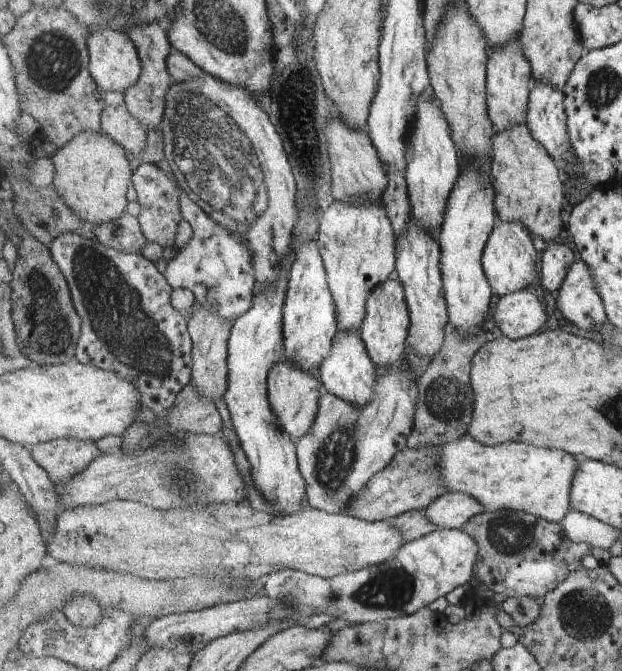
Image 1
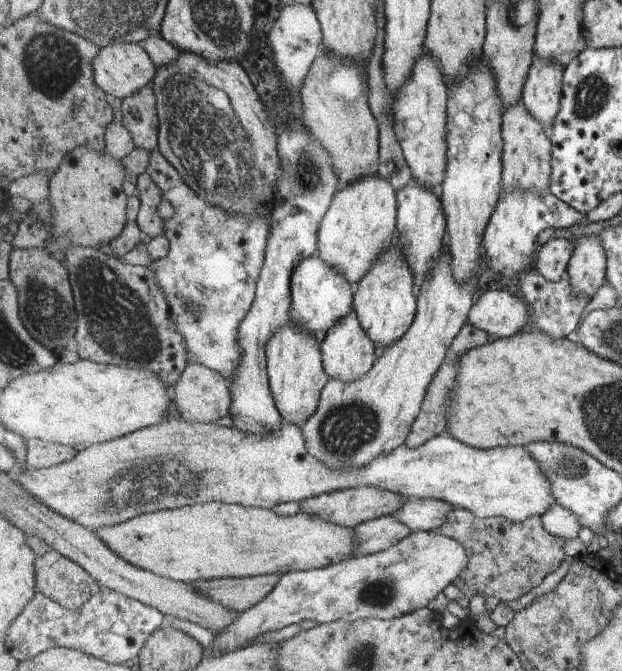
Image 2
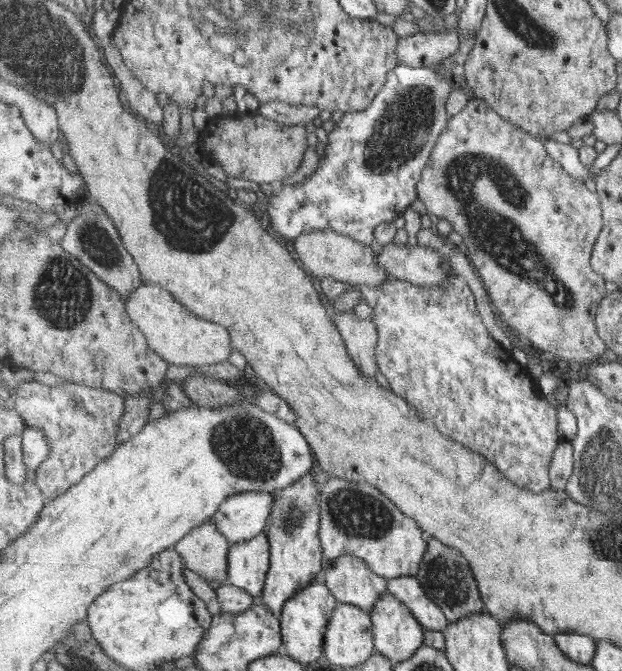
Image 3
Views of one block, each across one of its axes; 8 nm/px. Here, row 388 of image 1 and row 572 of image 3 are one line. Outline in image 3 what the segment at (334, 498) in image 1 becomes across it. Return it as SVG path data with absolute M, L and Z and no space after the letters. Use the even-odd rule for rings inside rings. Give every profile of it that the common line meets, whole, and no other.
M330 476L320 487L320 511L325 570L339 557L349 555L365 560L388 581L418 576L428 552L428 535L374 484Z

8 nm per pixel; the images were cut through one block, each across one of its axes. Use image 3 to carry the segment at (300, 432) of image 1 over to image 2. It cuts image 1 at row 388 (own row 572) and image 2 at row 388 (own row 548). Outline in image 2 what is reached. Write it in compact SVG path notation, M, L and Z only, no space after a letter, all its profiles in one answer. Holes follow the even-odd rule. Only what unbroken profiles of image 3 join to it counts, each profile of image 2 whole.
M290 322L268 346L268 375L277 408L285 422L298 427L302 427L316 413L330 379L324 369L320 344L316 338L299 333Z

